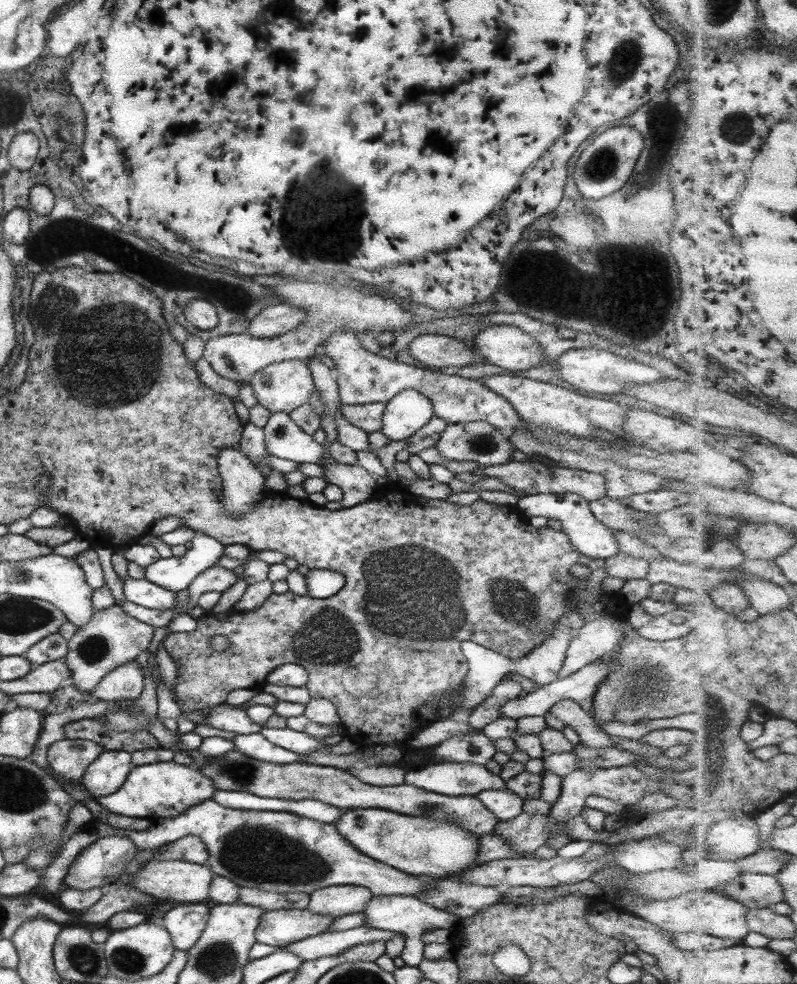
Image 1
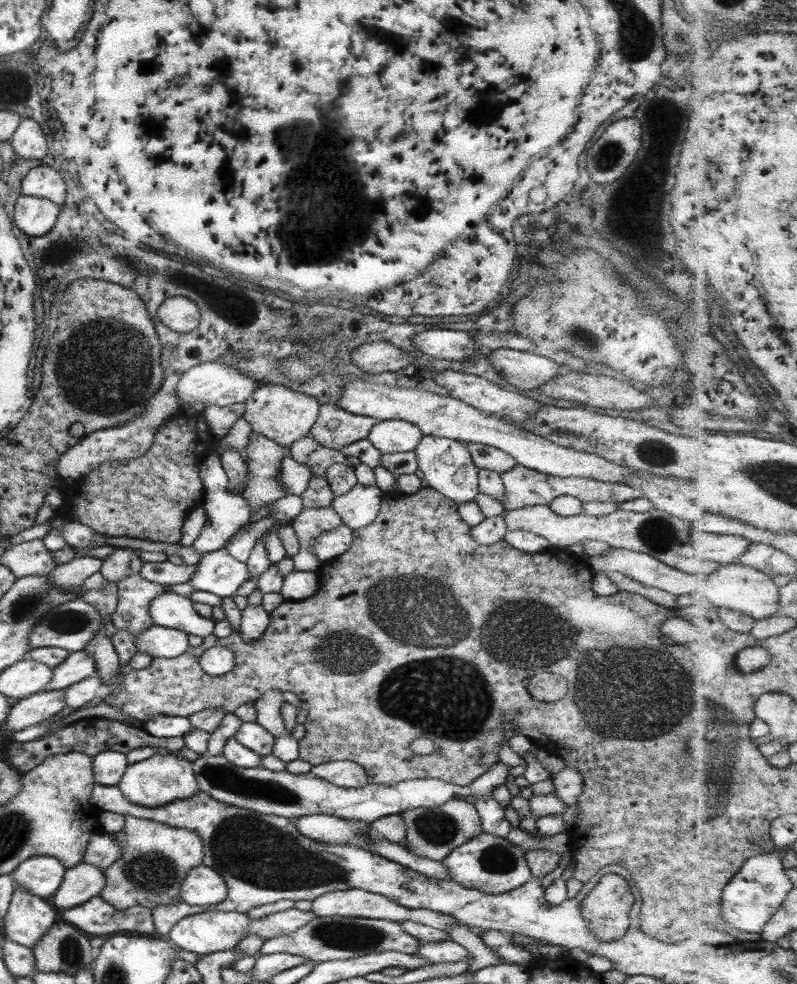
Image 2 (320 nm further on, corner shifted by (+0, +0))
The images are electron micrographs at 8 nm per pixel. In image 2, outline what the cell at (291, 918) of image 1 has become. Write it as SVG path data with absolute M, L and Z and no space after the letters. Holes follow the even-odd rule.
M316 916L305 926L298 928L291 934L275 936L264 939L258 950L259 954L273 954L284 952L291 956L302 956L314 963L347 960L356 956L365 956L371 953L387 952L389 950L415 955L420 942L410 934L407 934L399 923L388 920L353 918L342 916Z

